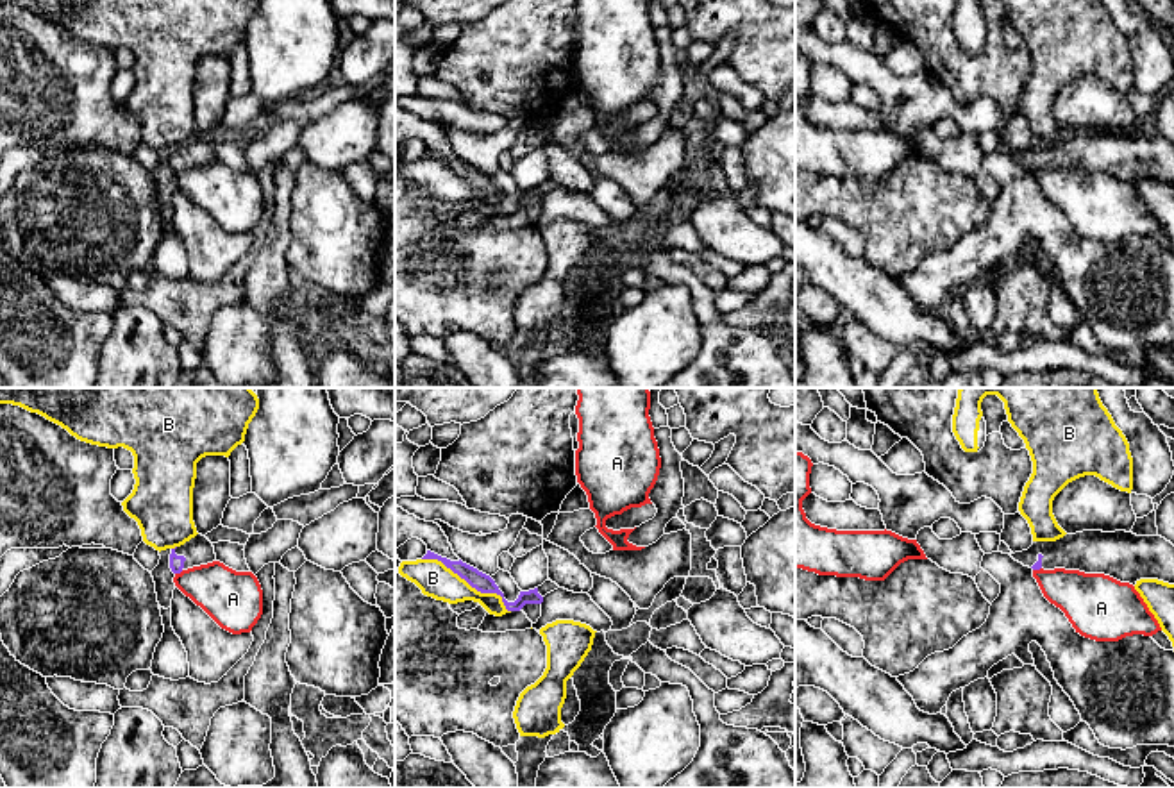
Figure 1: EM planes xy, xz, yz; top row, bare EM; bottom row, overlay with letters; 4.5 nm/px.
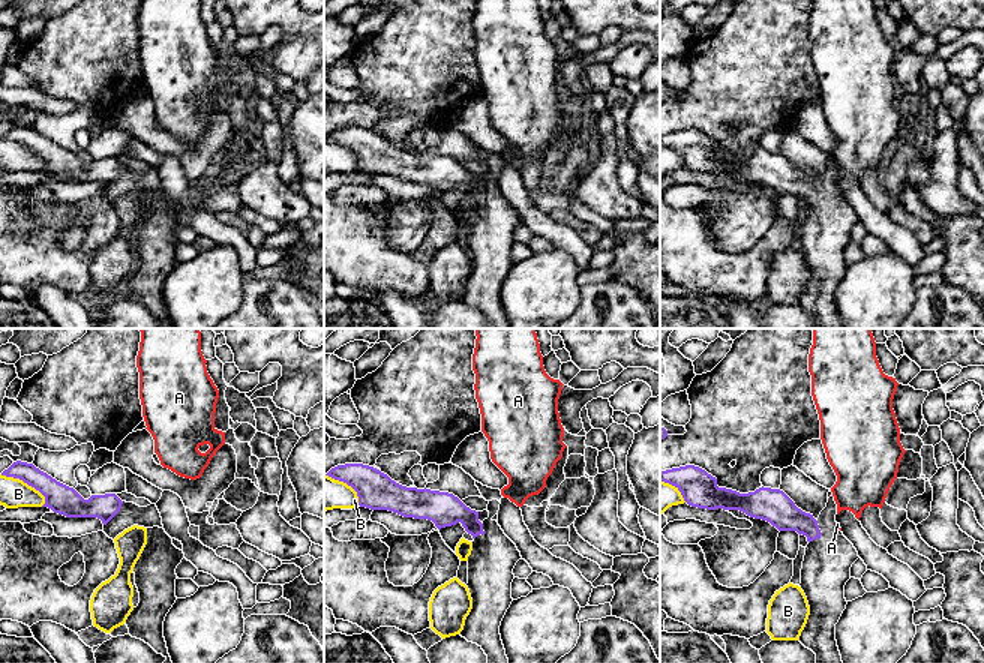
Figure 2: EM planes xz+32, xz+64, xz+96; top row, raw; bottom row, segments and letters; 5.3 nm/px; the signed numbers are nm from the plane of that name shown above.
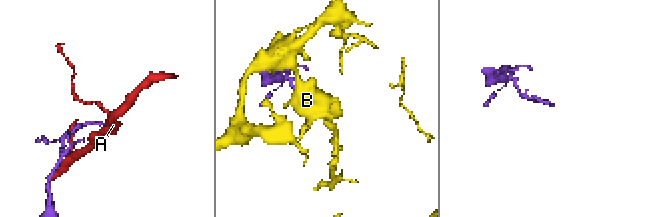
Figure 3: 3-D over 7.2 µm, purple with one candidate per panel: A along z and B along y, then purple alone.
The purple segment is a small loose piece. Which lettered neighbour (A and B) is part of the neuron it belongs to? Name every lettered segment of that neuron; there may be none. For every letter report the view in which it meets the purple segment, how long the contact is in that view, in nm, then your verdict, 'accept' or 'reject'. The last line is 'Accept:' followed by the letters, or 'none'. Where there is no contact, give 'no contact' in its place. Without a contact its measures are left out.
A: xy | 40 nm | reject
B: xz | 460 nm | reject
Accept: none

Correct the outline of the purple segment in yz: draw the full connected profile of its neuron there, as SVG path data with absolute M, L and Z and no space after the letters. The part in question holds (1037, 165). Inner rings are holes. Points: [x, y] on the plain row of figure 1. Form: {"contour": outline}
{"contour": "M1083 130L1056 141L1033 141L1027 150L1010 155L1033 170L1104 173L1133 186L1140 179L1174 184L1174 145L1161 136Z"}

